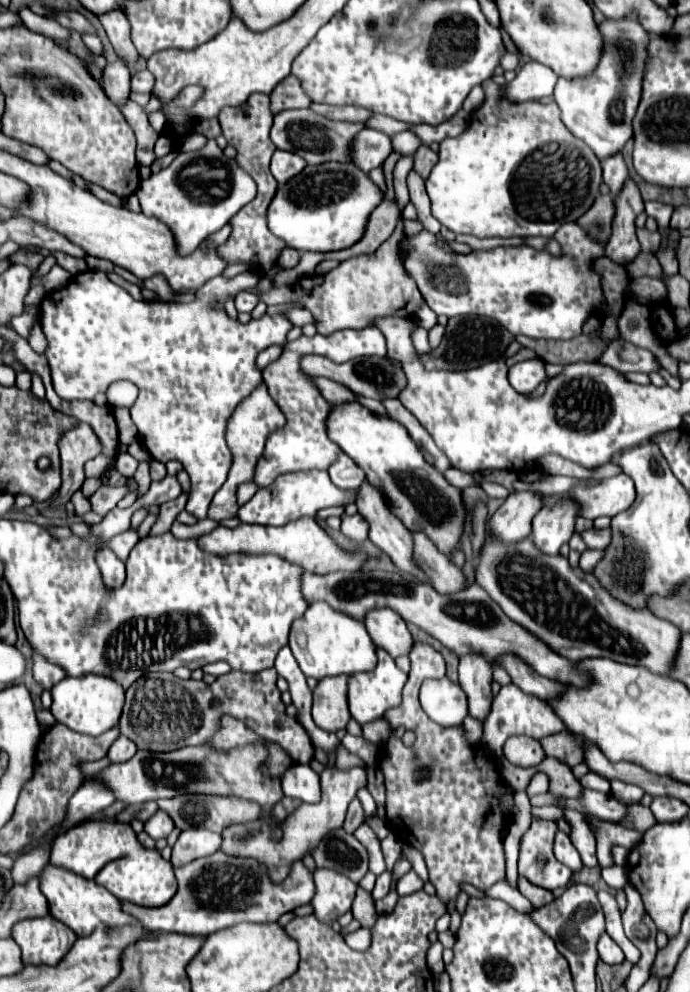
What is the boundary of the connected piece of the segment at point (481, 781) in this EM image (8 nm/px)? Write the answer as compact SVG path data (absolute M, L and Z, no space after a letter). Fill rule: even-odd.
M414 643L410 661L412 661L412 669L408 675L408 683L404 685L402 703L384 713L384 719L390 725L390 737L386 741L386 755L380 759L378 767L384 775L384 785L386 785L386 821L392 833L402 843L412 845L424 855L424 861L430 873L430 883L436 887L438 899L444 905L448 905L450 901L456 899L460 883L470 883L476 889L484 891L506 877L502 833L508 821L508 813L502 801L506 797L512 797L514 789L500 777L500 769L496 767L494 761L486 761L484 767L476 765L476 749L470 747L464 735L466 733L464 725L440 727L438 723L430 721L426 713L422 711L420 701L418 701L420 685L428 677L446 675L444 657L436 649L432 649L428 643ZM398 727L404 727L406 731L412 731L416 735L414 745L406 747L402 739L394 737L394 731Z

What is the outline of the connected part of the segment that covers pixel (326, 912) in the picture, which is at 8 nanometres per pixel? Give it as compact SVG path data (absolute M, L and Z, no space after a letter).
M316 869L314 883L314 915L330 925L352 907L358 885L350 881L344 873L334 873L334 869Z

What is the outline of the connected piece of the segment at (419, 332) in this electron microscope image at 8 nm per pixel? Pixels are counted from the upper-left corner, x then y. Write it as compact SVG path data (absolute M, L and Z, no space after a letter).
M416 327L416 329L412 331L412 343L414 343L414 347L416 347L418 353L430 351L430 345L428 345L428 331L422 329L422 327Z

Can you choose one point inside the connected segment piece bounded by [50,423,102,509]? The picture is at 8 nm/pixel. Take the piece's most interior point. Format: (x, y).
(80, 445)

